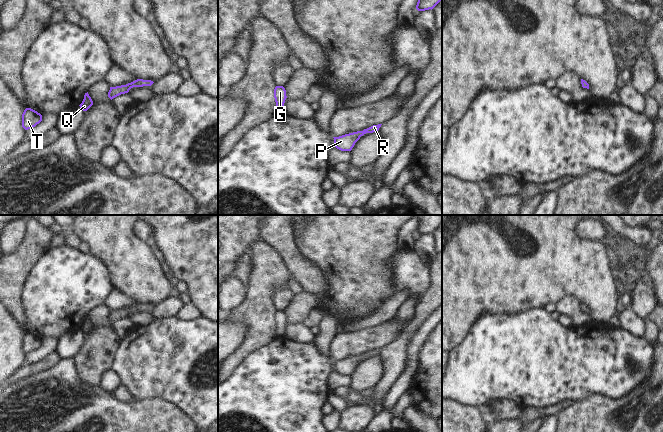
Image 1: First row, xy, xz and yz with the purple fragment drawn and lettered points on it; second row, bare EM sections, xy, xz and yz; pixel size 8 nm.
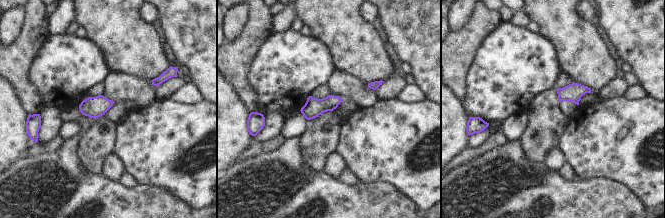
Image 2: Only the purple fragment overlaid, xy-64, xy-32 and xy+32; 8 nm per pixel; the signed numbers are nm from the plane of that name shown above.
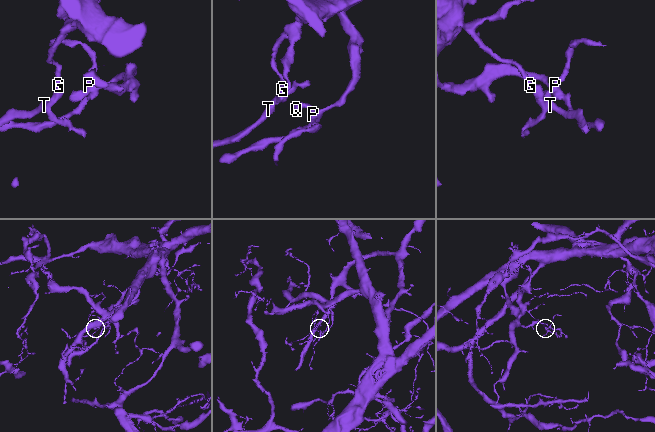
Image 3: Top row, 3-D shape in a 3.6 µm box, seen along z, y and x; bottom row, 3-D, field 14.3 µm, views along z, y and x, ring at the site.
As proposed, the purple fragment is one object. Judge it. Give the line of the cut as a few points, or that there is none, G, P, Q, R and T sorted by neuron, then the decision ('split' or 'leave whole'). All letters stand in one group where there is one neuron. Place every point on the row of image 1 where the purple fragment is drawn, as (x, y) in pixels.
no cut; G P Q R T; leave whole

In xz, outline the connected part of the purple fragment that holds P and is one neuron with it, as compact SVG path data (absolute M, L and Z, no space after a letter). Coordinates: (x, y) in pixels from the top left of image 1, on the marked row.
M382 124L373 125L363 131L357 131L334 138L334 147L341 151L351 151L355 143L366 133L377 132Z

